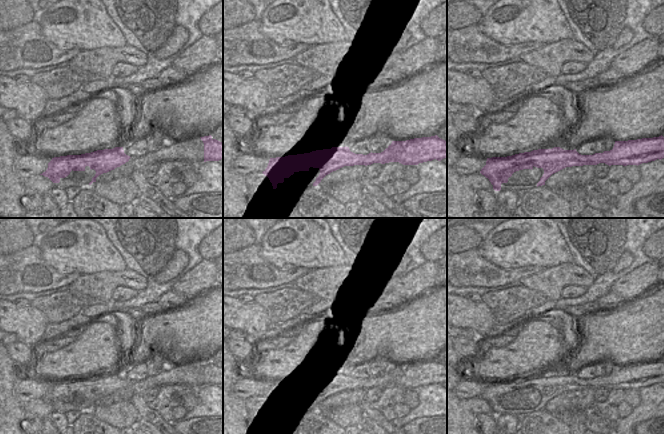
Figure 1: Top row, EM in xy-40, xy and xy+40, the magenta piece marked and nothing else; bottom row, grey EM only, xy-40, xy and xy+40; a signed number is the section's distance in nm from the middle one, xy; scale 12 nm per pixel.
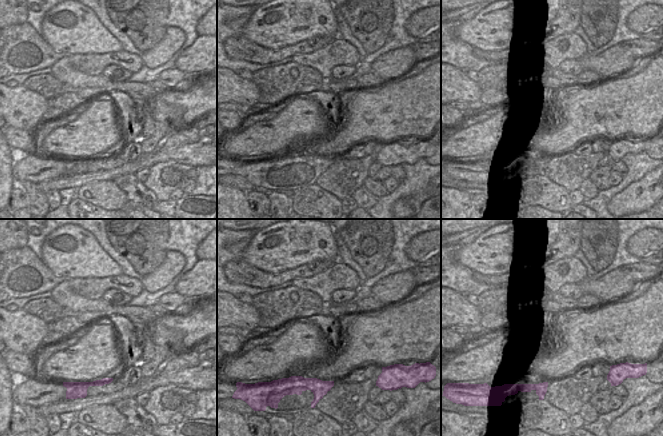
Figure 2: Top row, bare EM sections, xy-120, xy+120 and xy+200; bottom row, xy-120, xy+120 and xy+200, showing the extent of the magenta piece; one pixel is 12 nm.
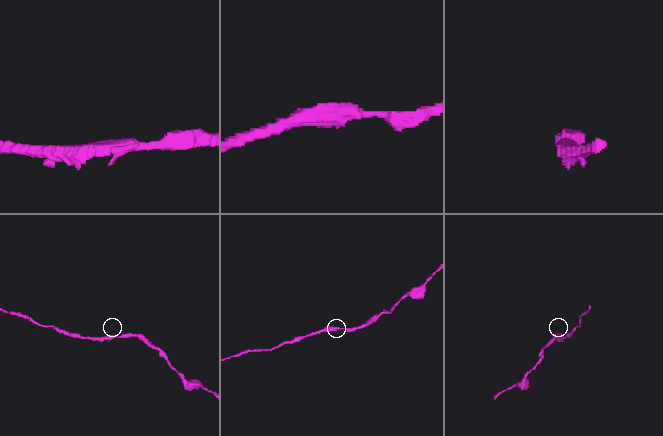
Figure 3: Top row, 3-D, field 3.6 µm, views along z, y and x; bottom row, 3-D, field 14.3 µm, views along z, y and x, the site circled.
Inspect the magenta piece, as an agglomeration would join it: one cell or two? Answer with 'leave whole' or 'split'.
leave whole

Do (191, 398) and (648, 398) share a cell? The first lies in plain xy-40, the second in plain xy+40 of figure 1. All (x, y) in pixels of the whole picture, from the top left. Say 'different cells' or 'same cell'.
different cells

